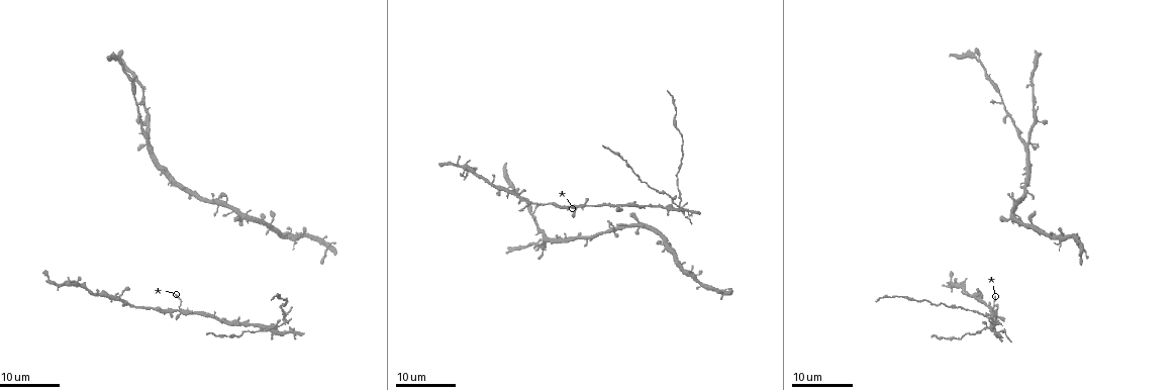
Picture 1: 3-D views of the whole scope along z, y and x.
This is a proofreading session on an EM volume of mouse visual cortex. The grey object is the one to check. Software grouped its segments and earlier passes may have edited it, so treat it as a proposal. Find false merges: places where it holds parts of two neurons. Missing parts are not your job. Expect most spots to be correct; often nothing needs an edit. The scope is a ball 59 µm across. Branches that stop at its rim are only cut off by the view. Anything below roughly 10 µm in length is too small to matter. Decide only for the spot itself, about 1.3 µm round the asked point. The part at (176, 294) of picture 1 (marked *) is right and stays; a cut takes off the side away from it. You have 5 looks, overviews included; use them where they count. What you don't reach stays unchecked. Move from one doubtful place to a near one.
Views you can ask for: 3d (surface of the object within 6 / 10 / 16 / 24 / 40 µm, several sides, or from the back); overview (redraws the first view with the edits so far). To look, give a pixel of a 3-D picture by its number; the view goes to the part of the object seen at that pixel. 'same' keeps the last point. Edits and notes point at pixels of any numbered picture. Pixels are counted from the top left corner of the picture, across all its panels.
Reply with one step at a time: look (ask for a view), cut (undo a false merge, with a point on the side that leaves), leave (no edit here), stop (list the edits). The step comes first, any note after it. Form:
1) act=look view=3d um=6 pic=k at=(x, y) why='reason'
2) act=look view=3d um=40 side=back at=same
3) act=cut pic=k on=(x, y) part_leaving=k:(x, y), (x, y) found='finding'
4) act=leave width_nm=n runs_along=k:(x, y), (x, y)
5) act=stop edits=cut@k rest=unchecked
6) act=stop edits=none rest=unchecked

act=look view=3d um=16 pic=1 at=(573, 204) why='four-way junction'

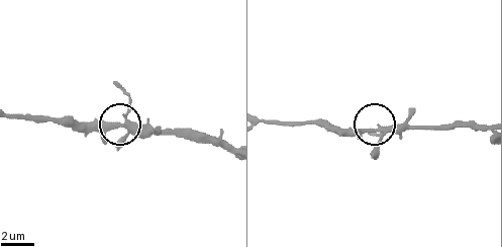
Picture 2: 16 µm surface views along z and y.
act=look view=3d um=10 pic=2 at=(122, 125) why='zoom in'

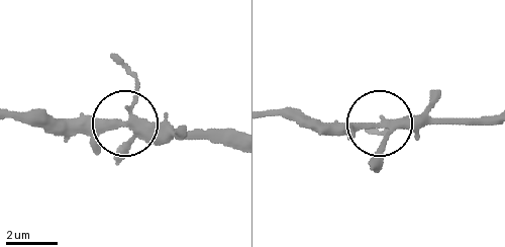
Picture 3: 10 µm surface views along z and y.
act=leave runs_along=3:(118, 58), (137, 88), (129, 114), (118, 120), (62, 120) found='all the same neuron'

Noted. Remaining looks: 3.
act=look view=3d um=24 pic=1 at=(995, 321) why='four or more arms meet'

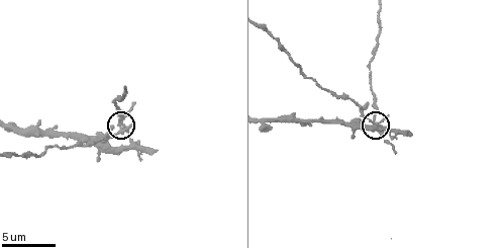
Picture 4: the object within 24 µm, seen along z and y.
act=look view=3d um=10 pic=4 at=(121, 123)

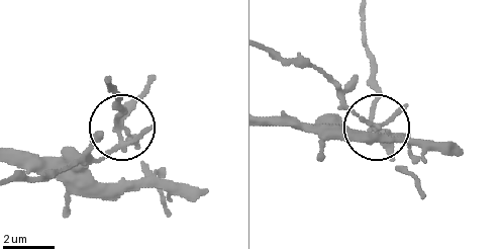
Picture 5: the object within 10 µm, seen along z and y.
act=cut pic=5 on=(152, 125) arms=4 part_leaving=5:(117, 129), (111, 146), (93, 159), (45, 179), (13, 179) found='a second neuron is stuck on'

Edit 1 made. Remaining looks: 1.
act=stop edits=cut@5 rest=unchecked

